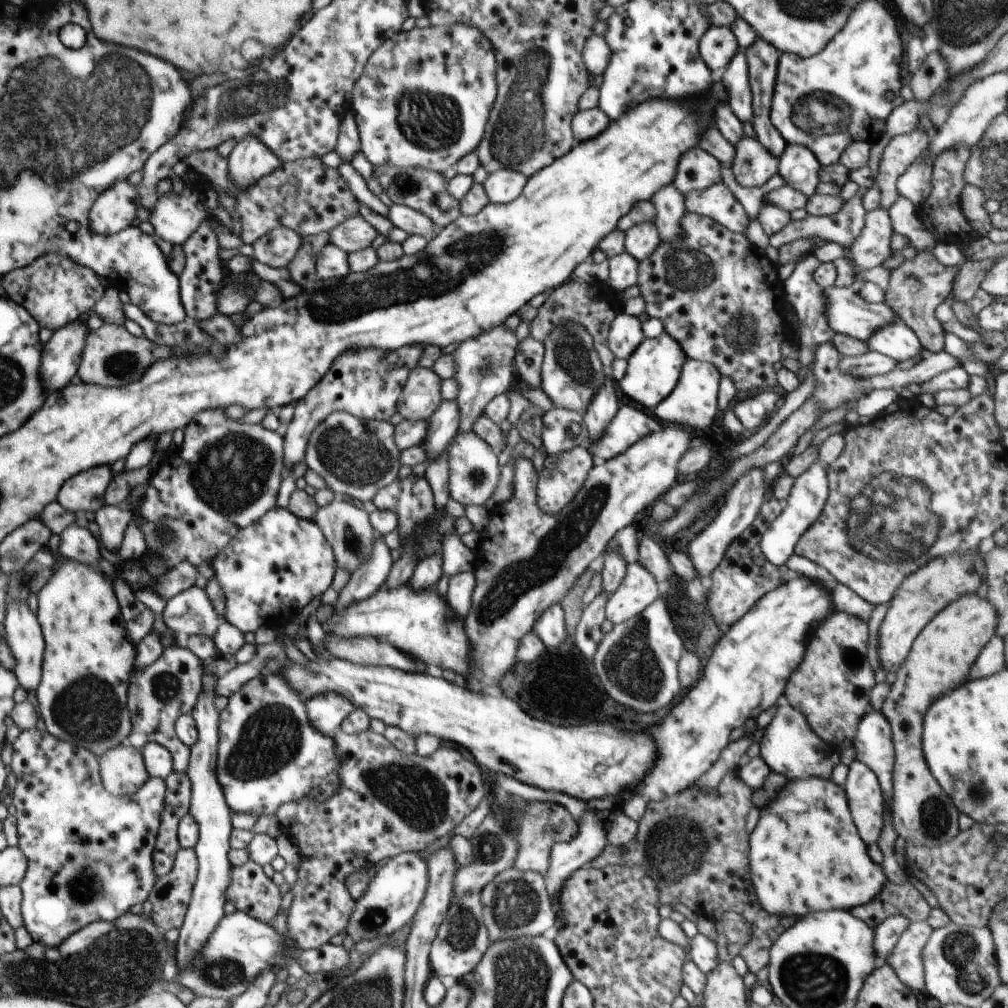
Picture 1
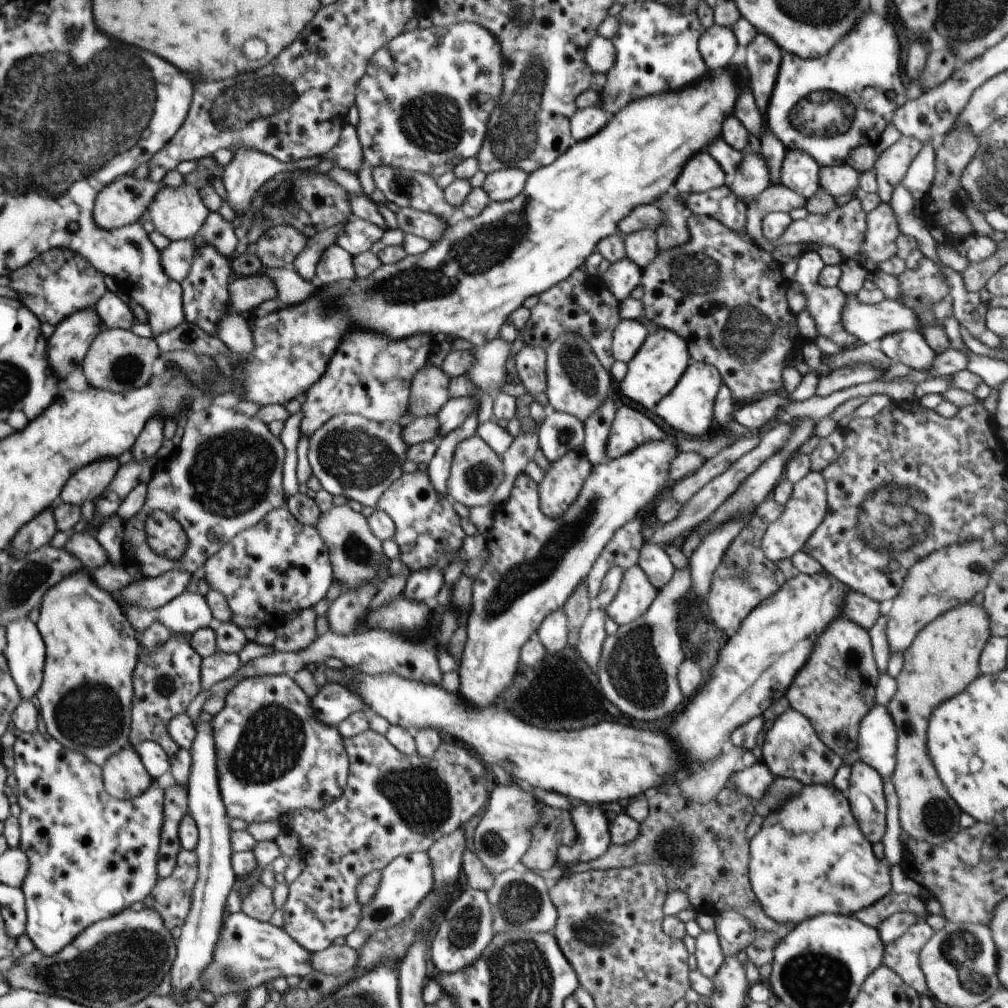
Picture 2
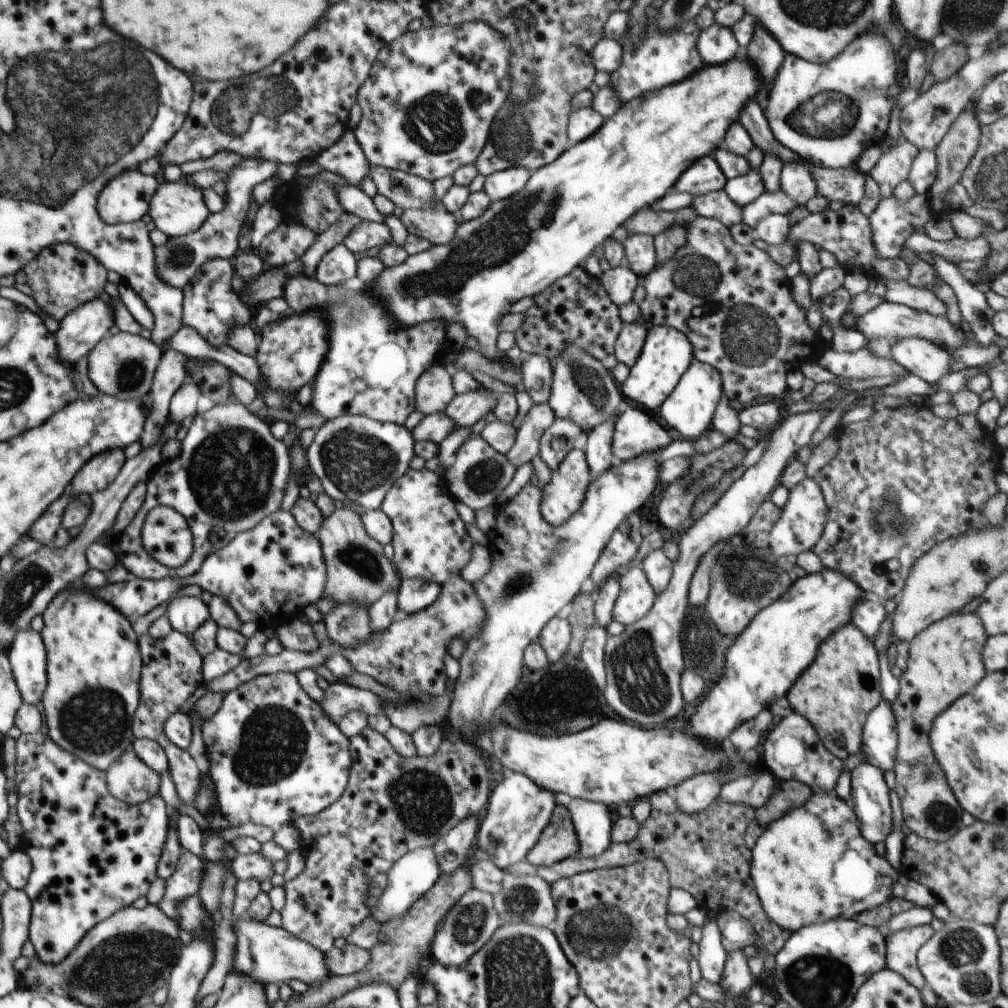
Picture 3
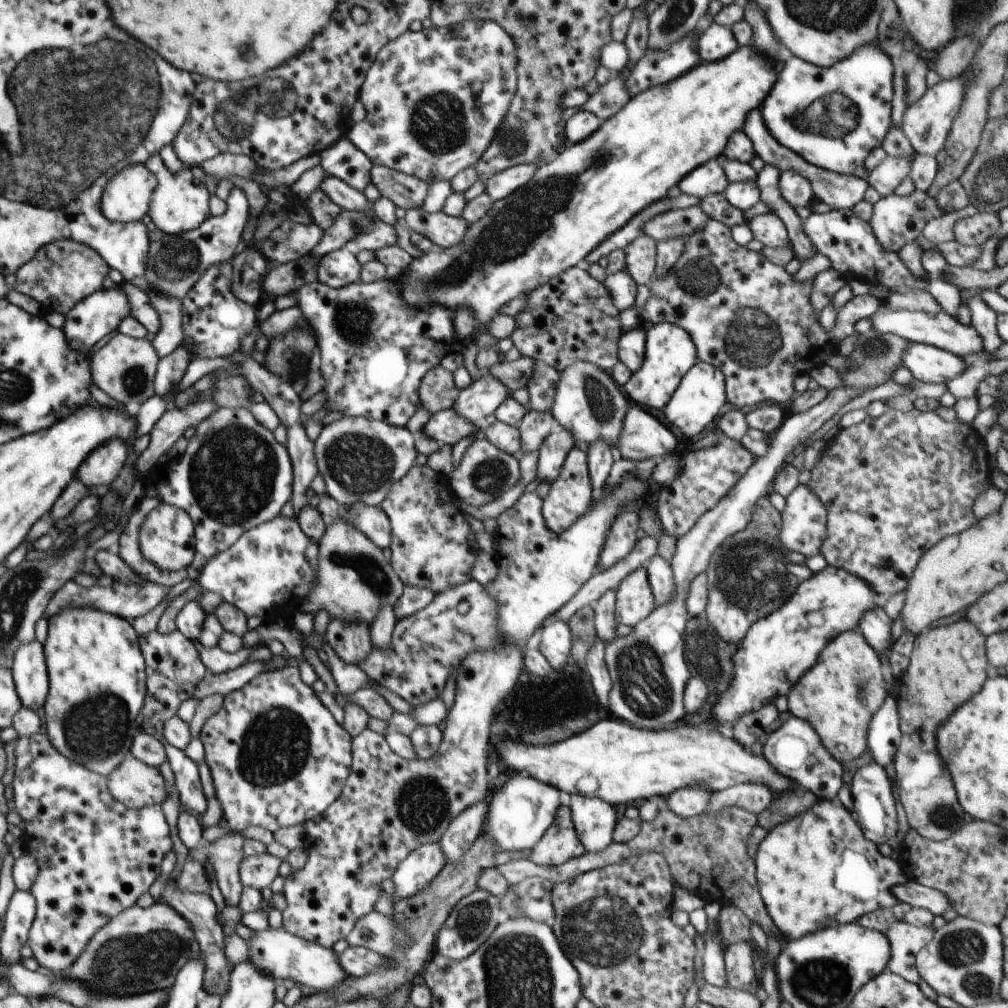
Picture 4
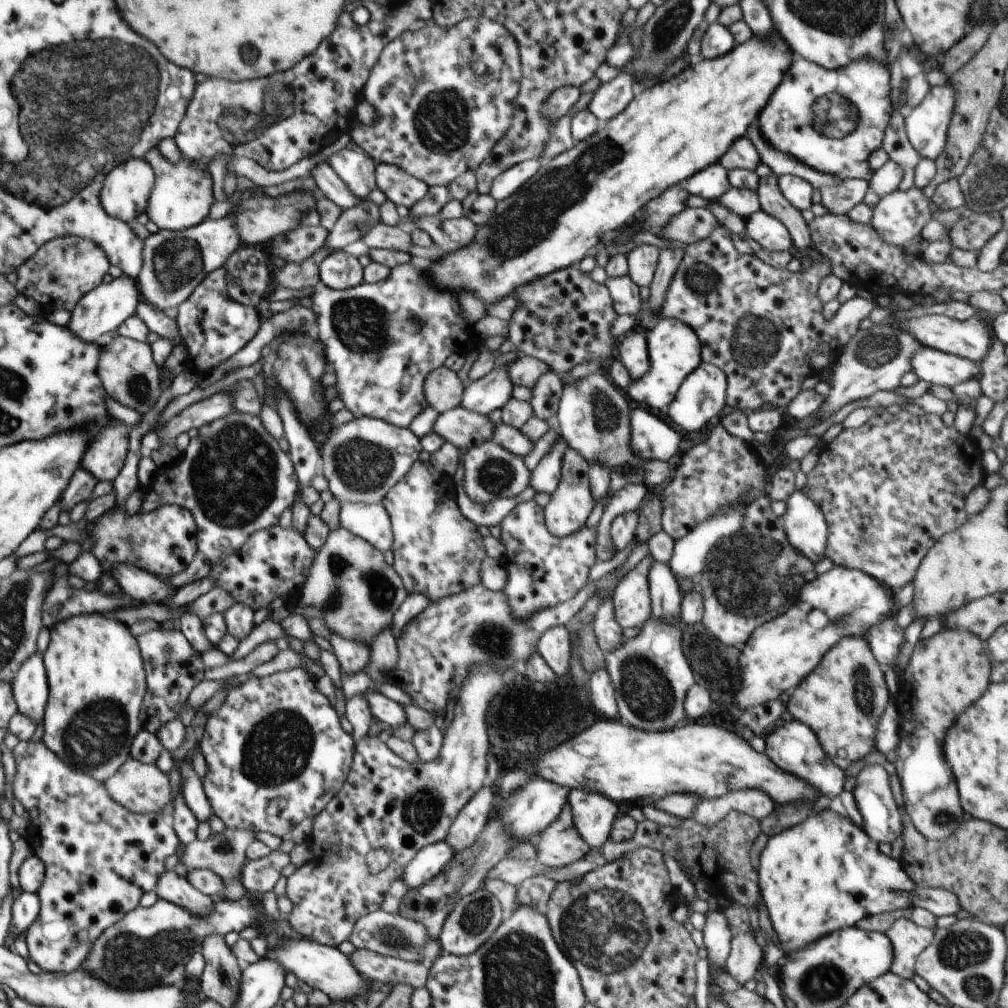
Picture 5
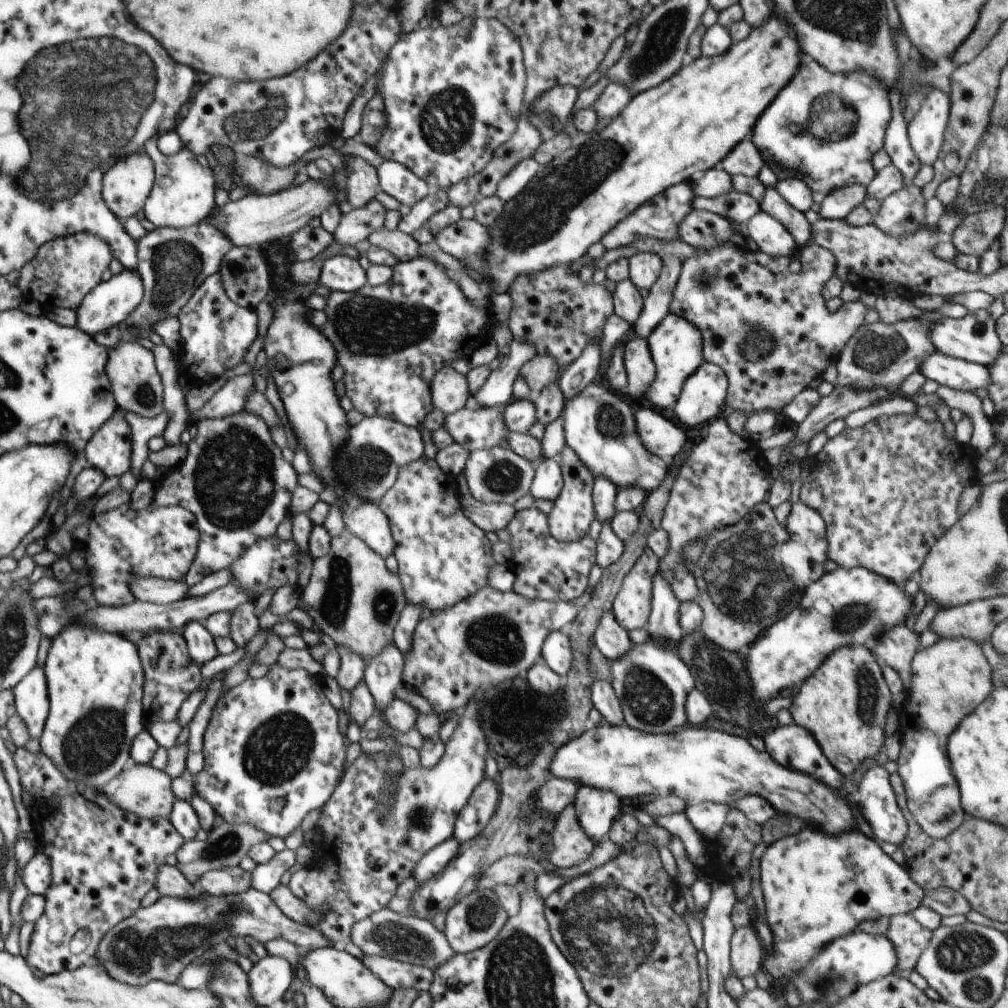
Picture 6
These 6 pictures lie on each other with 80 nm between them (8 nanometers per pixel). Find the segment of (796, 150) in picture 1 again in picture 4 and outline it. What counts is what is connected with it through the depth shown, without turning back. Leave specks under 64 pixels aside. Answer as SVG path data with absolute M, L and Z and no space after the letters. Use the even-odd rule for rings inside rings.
M786 170L780 174L779 190L782 197L794 209L811 208L817 200L810 180L794 170Z

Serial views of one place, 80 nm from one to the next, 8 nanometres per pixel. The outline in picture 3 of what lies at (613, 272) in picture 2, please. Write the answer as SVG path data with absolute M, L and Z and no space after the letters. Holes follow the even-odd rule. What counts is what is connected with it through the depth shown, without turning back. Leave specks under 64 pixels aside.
M626 263L607 270L599 279L612 302L619 307L632 301L632 294L641 283L640 278Z

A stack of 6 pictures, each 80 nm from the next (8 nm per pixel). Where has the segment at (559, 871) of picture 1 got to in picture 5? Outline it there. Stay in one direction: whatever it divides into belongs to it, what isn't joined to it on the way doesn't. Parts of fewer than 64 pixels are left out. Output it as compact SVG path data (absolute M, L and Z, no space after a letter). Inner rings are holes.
M582 789L571 790L567 802L572 808L576 831L588 847L601 848L602 844L606 844L620 815L619 804L598 792Z

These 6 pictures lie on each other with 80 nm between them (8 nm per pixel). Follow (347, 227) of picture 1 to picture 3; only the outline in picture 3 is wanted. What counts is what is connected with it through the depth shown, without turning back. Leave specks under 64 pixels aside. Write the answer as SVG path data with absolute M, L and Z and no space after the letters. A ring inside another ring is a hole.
M364 221L352 229L343 243L348 250L360 257L361 252L370 248L380 248L392 240L391 230L385 222Z

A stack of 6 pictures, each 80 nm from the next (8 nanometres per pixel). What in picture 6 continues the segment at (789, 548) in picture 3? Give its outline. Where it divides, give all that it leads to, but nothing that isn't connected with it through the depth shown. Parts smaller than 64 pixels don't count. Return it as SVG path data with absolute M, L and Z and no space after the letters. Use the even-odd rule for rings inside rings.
M798 500L792 504L785 527L790 539L804 544L812 551L814 562L810 580L817 581L826 573L824 563L827 560L828 543L824 519L814 508Z

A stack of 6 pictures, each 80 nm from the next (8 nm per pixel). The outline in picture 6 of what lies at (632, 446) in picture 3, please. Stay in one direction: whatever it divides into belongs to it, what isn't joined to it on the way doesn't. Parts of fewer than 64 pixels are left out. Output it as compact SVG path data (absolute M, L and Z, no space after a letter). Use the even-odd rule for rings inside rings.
M652 406L638 410L634 416L635 429L642 446L670 465L689 440L684 430Z

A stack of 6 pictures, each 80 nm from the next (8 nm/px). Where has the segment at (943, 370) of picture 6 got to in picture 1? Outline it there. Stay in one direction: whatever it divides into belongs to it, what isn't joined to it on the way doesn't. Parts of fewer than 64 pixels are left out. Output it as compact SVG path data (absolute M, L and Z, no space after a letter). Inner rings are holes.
M902 321L878 329L871 335L867 344L870 350L875 350L897 362L916 358L926 352L922 340Z

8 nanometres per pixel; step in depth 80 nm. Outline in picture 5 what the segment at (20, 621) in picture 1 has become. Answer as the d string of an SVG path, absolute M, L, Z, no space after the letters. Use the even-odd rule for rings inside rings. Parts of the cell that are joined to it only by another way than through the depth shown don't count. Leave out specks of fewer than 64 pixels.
M36 650L26 662L22 662L12 683L18 712L32 718L36 725L45 719L50 695L48 670L43 660L44 654Z

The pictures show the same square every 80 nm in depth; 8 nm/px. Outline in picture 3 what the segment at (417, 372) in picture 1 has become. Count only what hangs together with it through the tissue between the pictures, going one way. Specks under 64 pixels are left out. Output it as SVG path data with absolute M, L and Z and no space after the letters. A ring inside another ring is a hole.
M441 363L427 368L415 384L415 408L424 415L445 412L456 396L452 375Z

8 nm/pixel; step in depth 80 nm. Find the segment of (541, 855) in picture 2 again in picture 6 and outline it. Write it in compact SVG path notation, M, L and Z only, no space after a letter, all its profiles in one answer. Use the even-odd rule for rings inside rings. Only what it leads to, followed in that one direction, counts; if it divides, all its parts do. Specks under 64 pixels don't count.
M573 803L568 804L554 820L552 846L554 850L548 854L548 862L559 869L569 869L584 862L594 850L594 842L578 824Z

